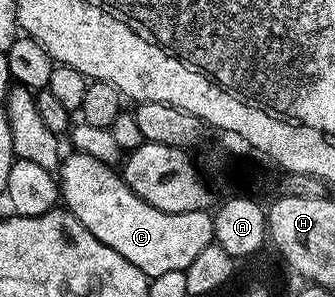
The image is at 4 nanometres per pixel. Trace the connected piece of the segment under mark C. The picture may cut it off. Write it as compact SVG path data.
M71 151L68 154L57 170L61 201L67 212L97 235L101 243L125 255L148 279L165 275L165 271L187 269L205 247L213 244L215 219L210 212L201 209L188 213L157 211L157 207L141 200L112 166L84 153Z

